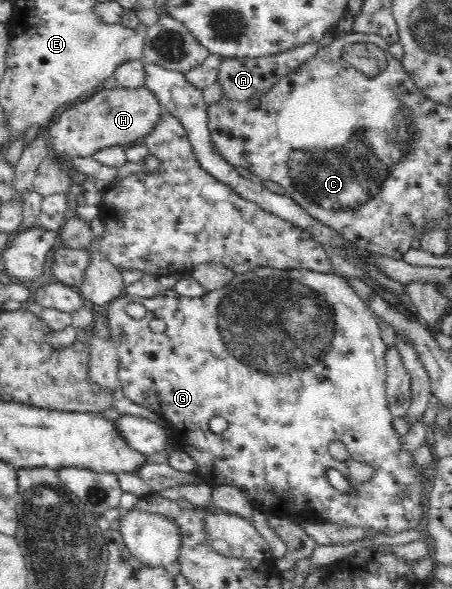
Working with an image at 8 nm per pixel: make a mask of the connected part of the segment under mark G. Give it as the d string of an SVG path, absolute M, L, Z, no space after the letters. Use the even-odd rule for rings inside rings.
M259 268L255 271L237 274L225 287L208 291L199 297L187 297L179 294L175 288L160 290L153 297L139 297L129 294L120 295L107 303L107 319L111 336L118 341L121 366L118 372L118 381L124 395L135 404L141 405L158 413L167 420L173 428L173 437L179 445L193 459L195 459L195 474L201 475L203 480L219 485L235 485L247 497L254 509L265 513L267 516L275 514L285 516L296 521L299 516L313 516L339 524L361 526L374 529L387 535L396 535L407 529L418 529L423 516L422 492L425 491L426 479L412 466L410 453L400 450L399 434L395 431L388 408L386 393L386 354L387 345L381 338L378 317L368 308L368 305L355 293L355 290L341 277L332 273L317 273L307 269L271 269ZM130 302L141 303L147 309L142 319L134 319L125 312L125 307ZM153 319L162 319L166 323L163 332L153 332L149 323ZM214 417L222 417L227 421L227 429L223 433L213 433L209 422ZM341 441L350 457L357 461L365 461L375 468L373 479L360 483L349 476L345 461L335 460L329 454L329 443ZM337 469L349 481L349 487L357 489L357 495L340 493L332 487L327 479L327 471ZM403 490L411 494L403 499Z

